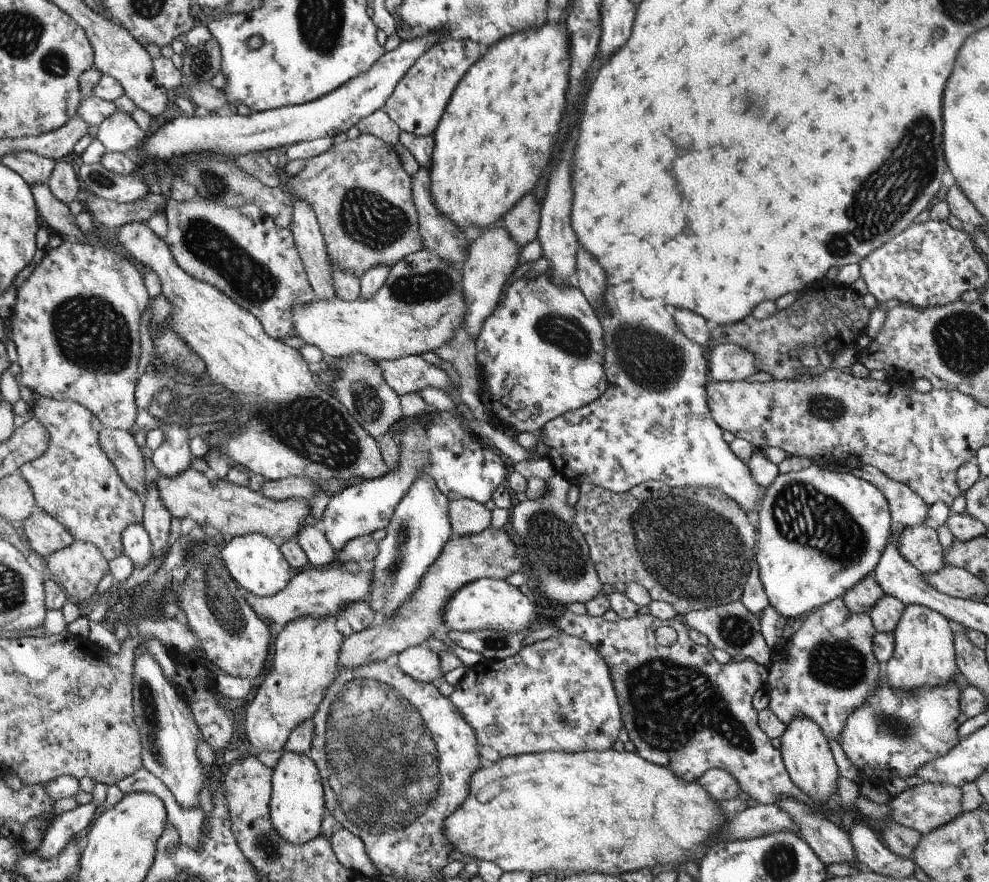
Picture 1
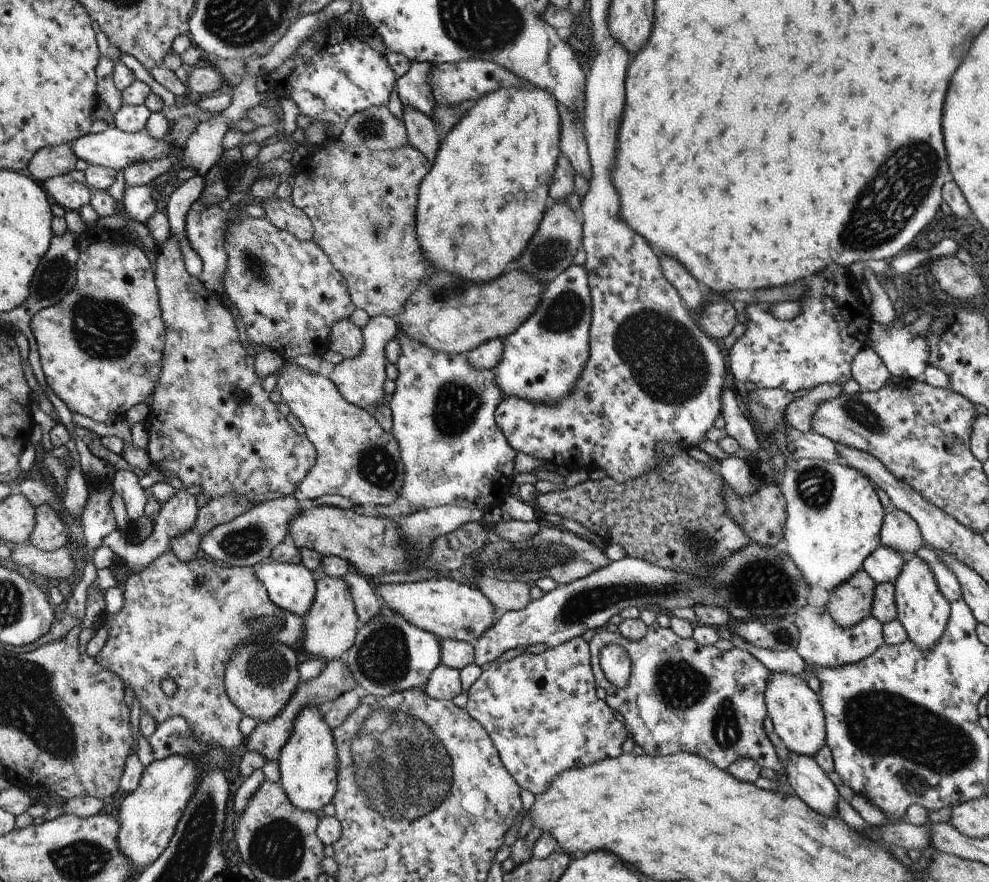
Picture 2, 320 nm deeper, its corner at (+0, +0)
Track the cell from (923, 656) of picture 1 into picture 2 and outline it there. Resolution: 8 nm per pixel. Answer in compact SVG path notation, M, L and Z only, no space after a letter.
M916 553L907 556L906 566L902 566L902 572L898 574L895 589L897 620L904 626L910 642L918 646L918 650L930 650L944 634L948 620L951 616L951 604L944 598L938 589L936 578L930 570L930 566L918 558Z

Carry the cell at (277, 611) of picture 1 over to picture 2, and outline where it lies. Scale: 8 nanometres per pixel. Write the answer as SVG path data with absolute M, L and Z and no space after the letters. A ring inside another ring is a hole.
M172 551L162 554L140 576L129 574L125 584L124 608L118 614L105 613L100 616L100 624L94 627L106 628L108 640L95 657L105 668L126 682L126 688L134 690L134 699L140 702L141 712L154 718L154 722L165 722L168 718L182 716L189 720L197 738L206 746L222 748L226 754L235 756L236 748L242 742L238 724L244 713L232 704L224 686L224 668L230 654L253 639L282 642L294 646L304 638L303 620L292 612L283 611L269 598L264 584L257 578L254 567L218 566L205 558L194 558L182 562ZM162 680L172 680L176 684L174 696L166 696L162 691Z

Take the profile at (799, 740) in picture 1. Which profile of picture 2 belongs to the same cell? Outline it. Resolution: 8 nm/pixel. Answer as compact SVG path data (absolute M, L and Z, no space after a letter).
M772 672L764 697L767 716L772 721L774 732L784 742L790 753L814 758L826 746L826 720L819 695L810 689L802 676Z

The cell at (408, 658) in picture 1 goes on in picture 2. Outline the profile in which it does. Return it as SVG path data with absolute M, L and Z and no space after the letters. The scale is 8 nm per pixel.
M442 663L422 689L434 699L452 701L463 692L459 671Z

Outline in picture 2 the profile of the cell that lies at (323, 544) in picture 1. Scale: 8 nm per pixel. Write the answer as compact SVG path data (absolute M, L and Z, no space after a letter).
M355 570L346 575L344 580L352 592L360 625L368 624L370 618L380 614L381 600L376 595L374 582Z

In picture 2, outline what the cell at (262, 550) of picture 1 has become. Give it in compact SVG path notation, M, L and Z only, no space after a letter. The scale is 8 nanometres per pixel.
M267 559L254 568L276 606L300 616L302 620L310 613L316 601L317 577L308 567L303 563Z

